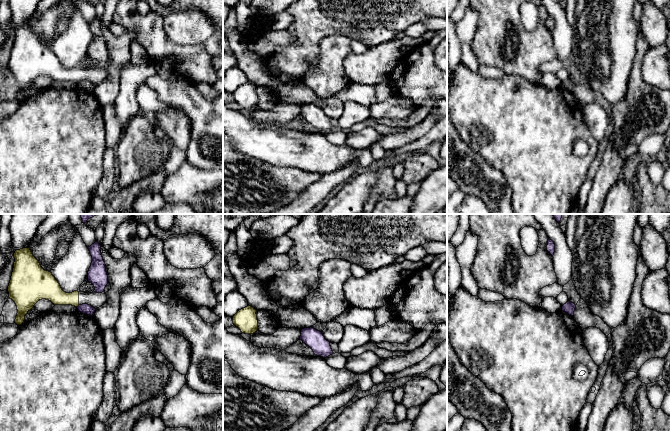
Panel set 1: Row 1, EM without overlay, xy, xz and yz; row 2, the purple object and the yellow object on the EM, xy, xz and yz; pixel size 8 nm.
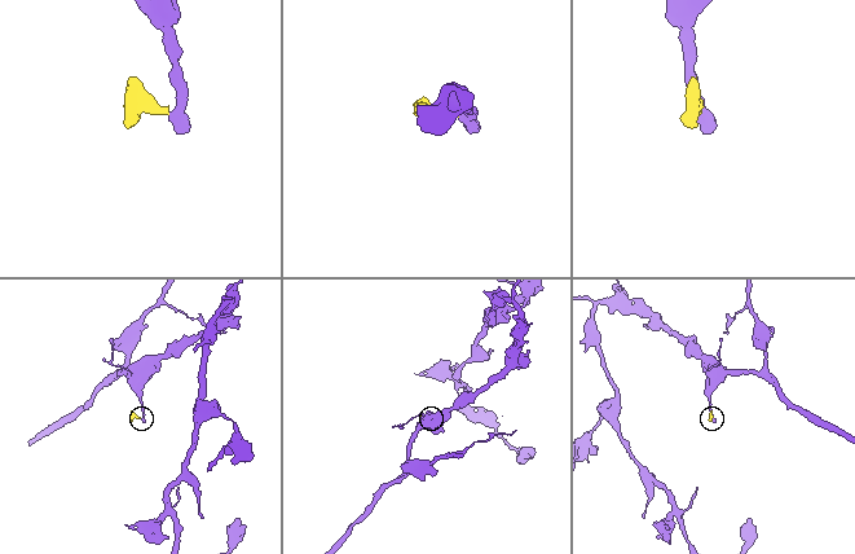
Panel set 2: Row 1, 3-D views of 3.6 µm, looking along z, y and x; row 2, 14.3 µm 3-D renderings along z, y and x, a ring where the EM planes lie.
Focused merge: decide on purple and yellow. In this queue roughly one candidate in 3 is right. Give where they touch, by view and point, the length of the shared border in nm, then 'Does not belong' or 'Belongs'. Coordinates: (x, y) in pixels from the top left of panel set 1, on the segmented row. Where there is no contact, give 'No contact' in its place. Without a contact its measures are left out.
Touches purple at xy (78, 306). Shared border 30 nm. Does not belong

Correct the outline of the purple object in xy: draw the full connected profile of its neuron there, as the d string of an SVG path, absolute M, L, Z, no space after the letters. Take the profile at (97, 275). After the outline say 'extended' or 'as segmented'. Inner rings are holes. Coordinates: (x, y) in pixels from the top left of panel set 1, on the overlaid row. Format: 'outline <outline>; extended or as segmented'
outline M96 241L88 247L92 256L92 263L88 271L88 281L95 287L93 292L102 293L108 284L105 262L101 255L101 245Z; as segmented

